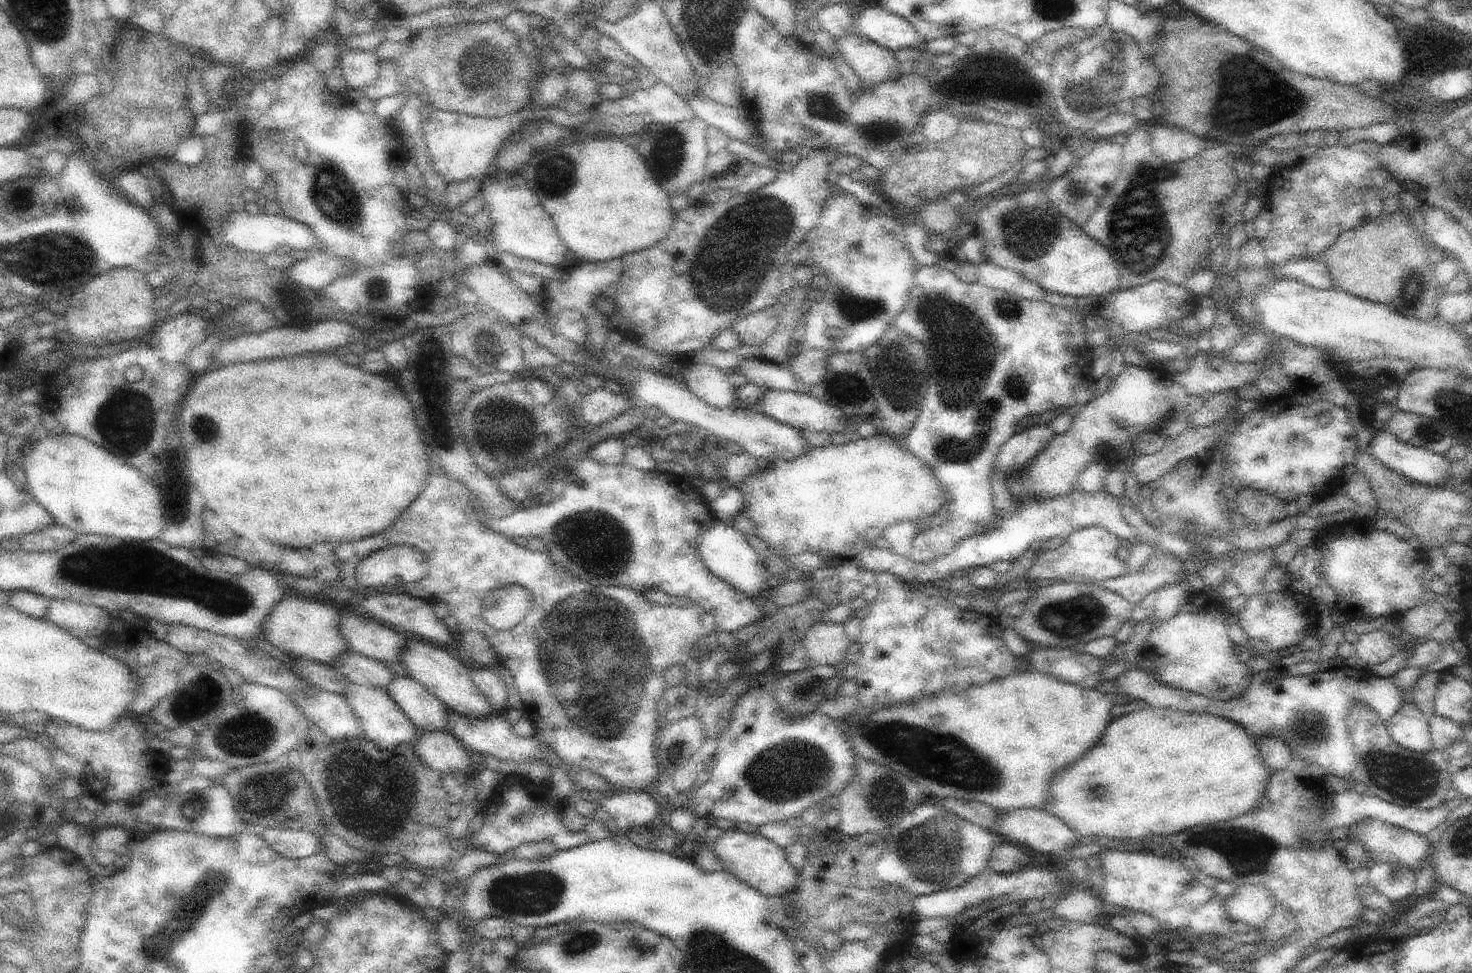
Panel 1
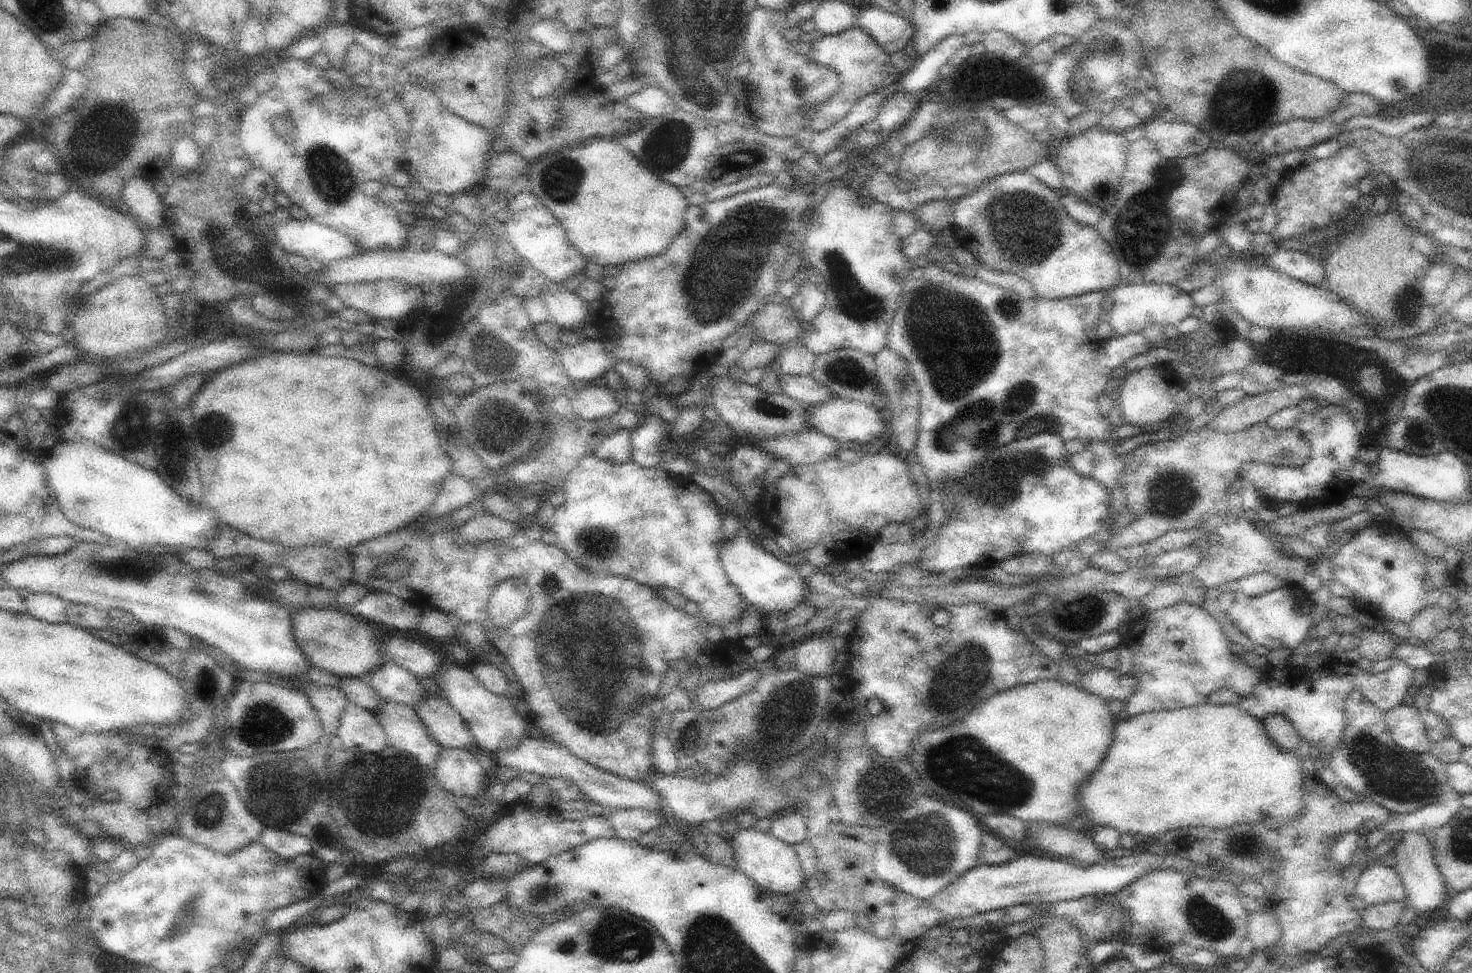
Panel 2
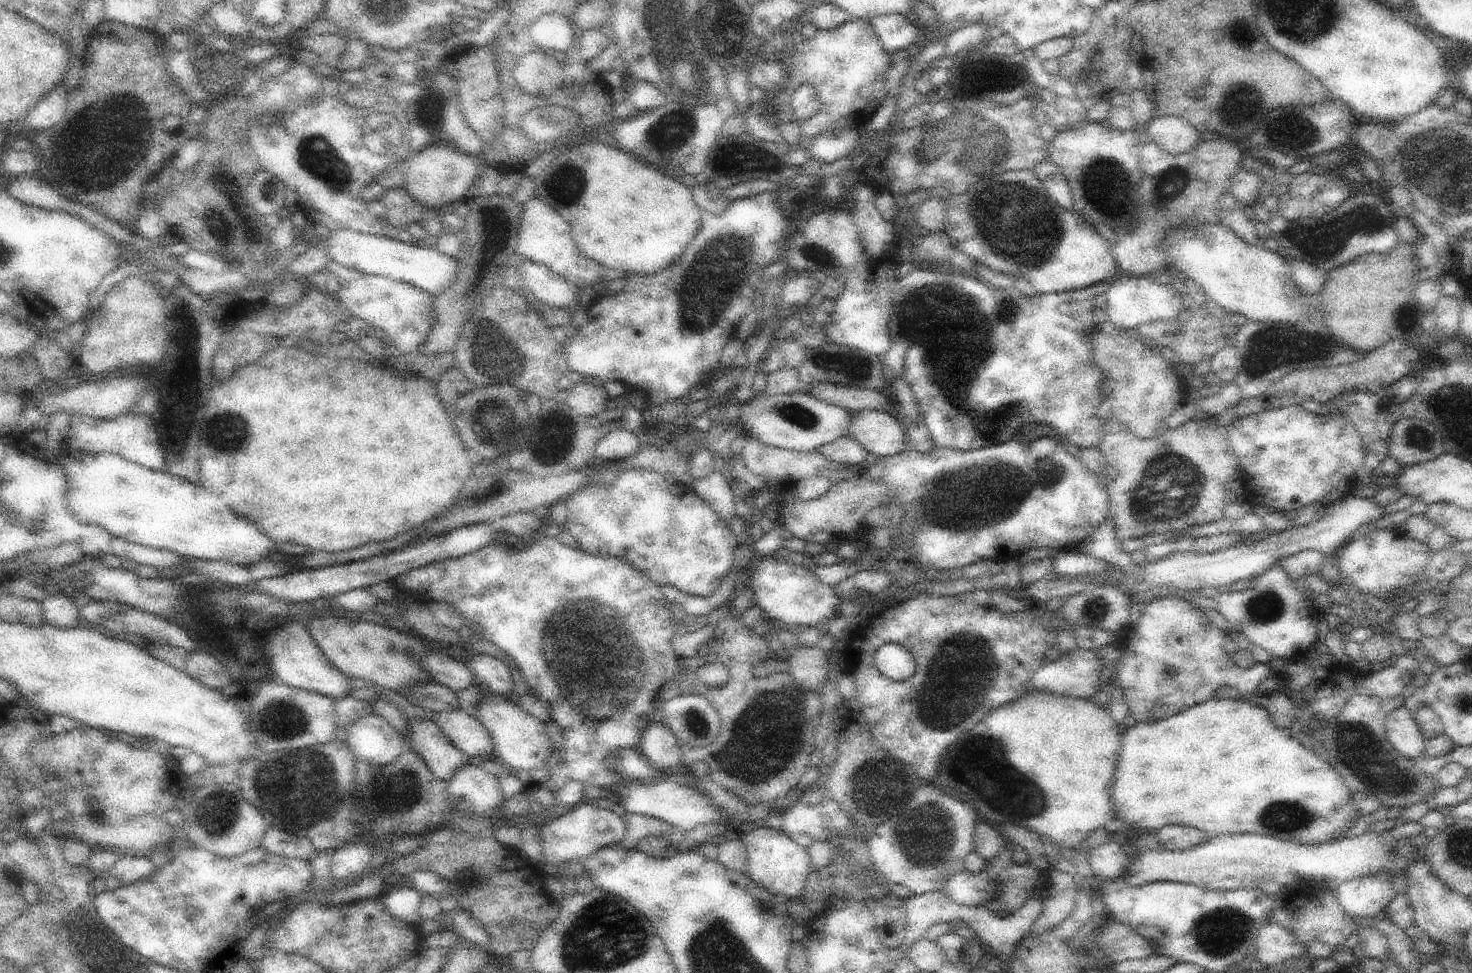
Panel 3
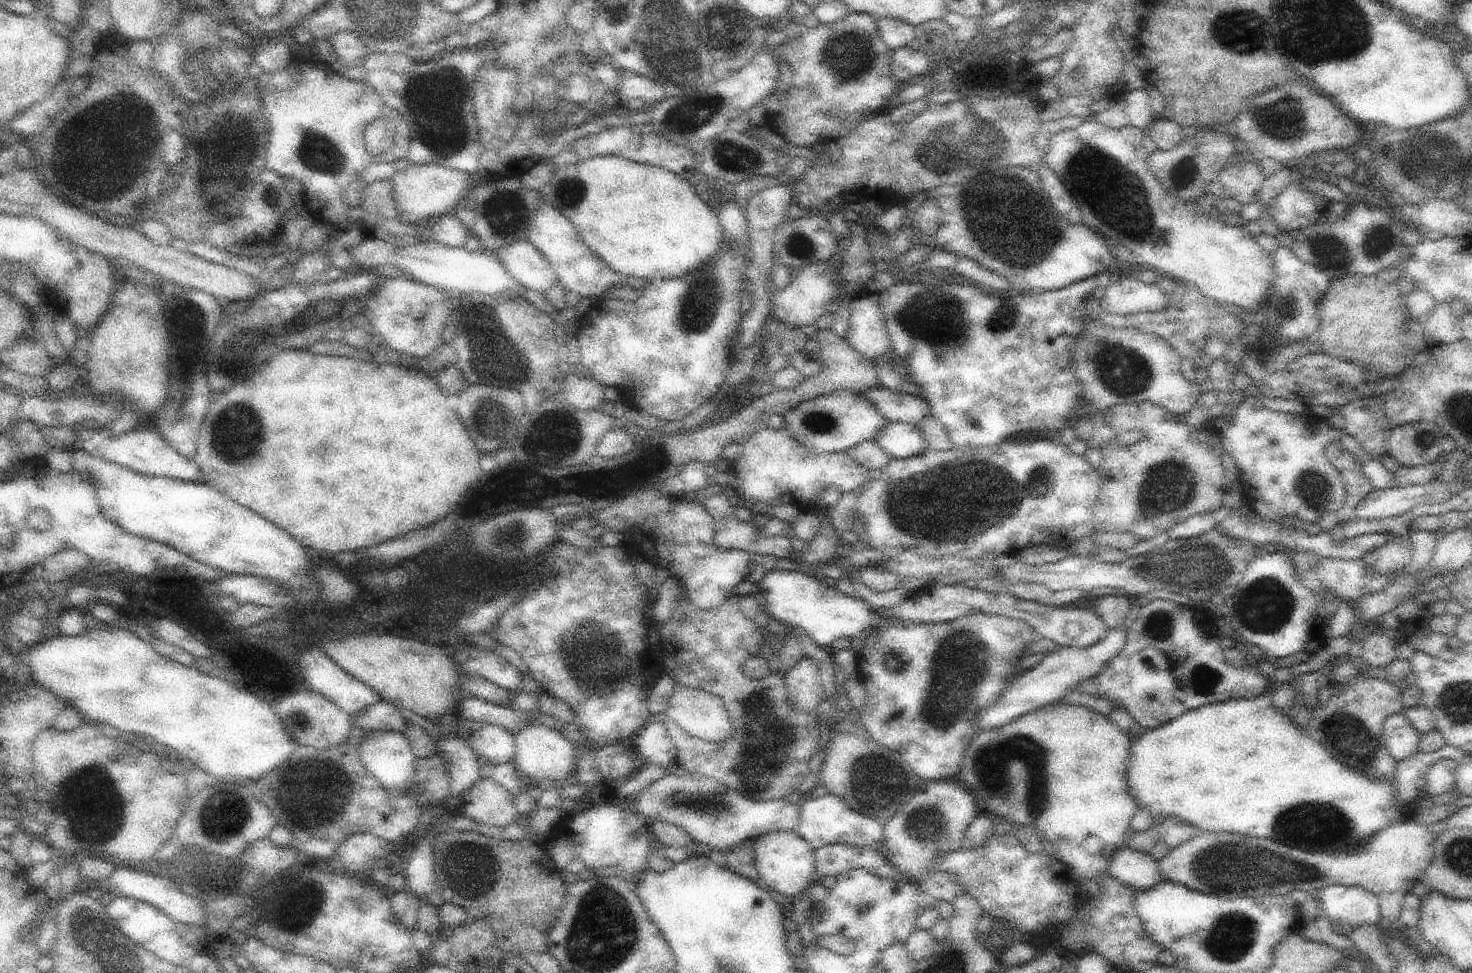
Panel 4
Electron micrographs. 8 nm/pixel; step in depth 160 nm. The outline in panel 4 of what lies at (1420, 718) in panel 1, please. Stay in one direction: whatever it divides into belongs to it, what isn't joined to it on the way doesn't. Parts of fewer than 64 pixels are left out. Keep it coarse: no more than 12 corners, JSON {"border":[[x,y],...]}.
{"border":[[1404,711],[1383,724],[1383,742],[1397,761],[1416,754],[1421,734]]}

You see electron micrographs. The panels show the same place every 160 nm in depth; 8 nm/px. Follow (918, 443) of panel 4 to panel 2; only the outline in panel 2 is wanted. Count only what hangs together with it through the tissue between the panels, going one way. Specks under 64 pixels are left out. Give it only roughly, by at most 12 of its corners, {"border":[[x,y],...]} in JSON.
{"border":[[832,397],[806,408],[812,429],[865,449],[887,428],[880,410]]}

